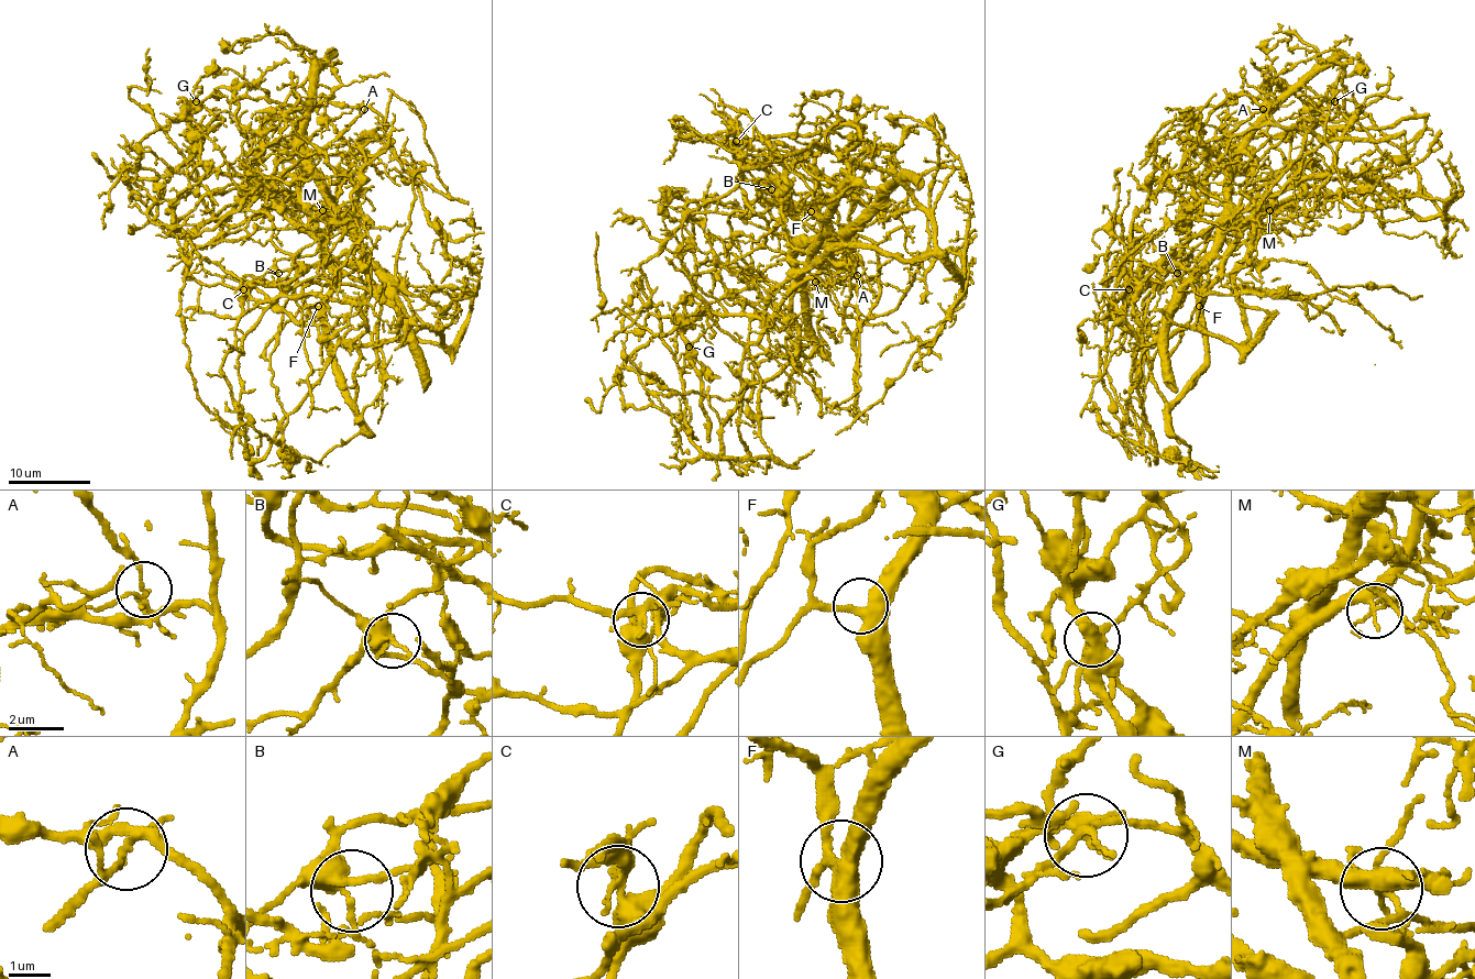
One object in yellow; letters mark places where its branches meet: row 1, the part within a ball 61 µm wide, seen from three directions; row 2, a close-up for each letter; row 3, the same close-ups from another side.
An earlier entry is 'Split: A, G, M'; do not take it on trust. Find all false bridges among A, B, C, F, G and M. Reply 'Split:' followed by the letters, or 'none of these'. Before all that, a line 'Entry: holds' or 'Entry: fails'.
Entry: fails
Split: A, C, M

